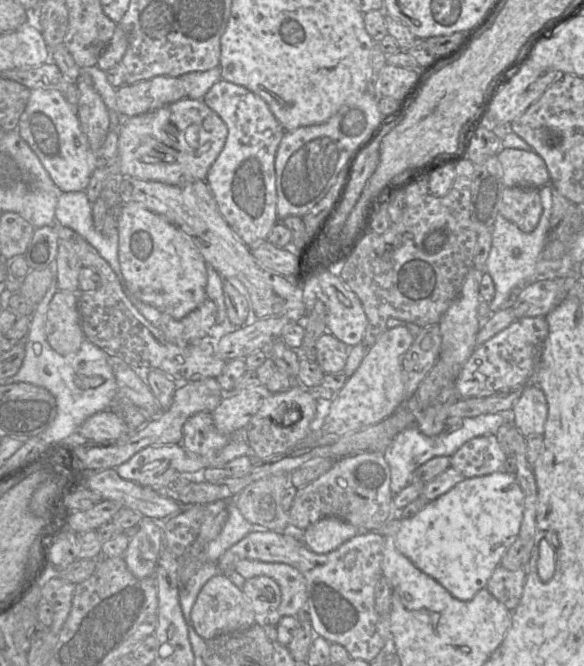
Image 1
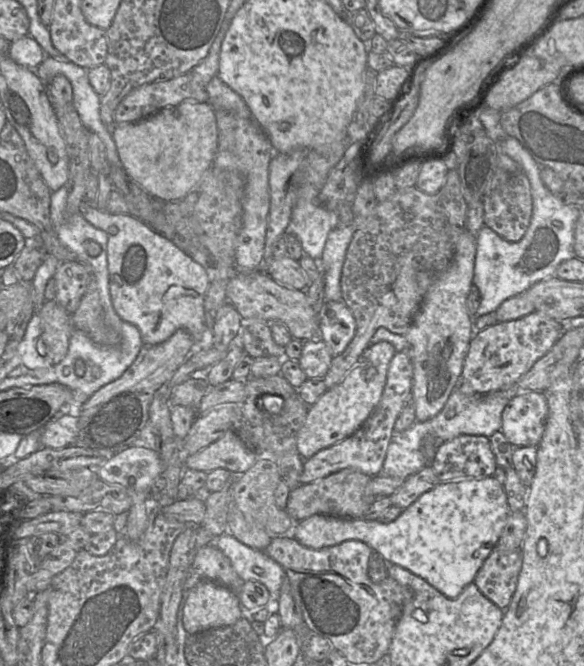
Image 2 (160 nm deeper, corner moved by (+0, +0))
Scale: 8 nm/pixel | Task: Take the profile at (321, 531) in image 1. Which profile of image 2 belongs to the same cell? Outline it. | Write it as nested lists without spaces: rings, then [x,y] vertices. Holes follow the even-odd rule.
[[[493,476],[486,478],[476,478],[476,479],[456,479],[446,482],[442,482],[436,485],[431,490],[423,493],[413,504],[409,507],[403,509],[400,516],[390,523],[380,523],[377,520],[365,520],[363,518],[359,519],[348,519],[341,518],[338,516],[315,514],[302,521],[300,521],[296,528],[295,538],[305,547],[312,549],[321,549],[325,547],[334,546],[340,544],[347,540],[359,540],[366,543],[371,549],[381,555],[386,563],[396,564],[416,576],[427,581],[431,586],[441,592],[444,596],[449,599],[457,598],[463,589],[470,583],[473,583],[476,574],[481,568],[485,559],[490,555],[492,550],[497,546],[500,534],[505,526],[505,522],[509,514],[511,513],[507,496],[504,490],[504,486],[500,484]]]

